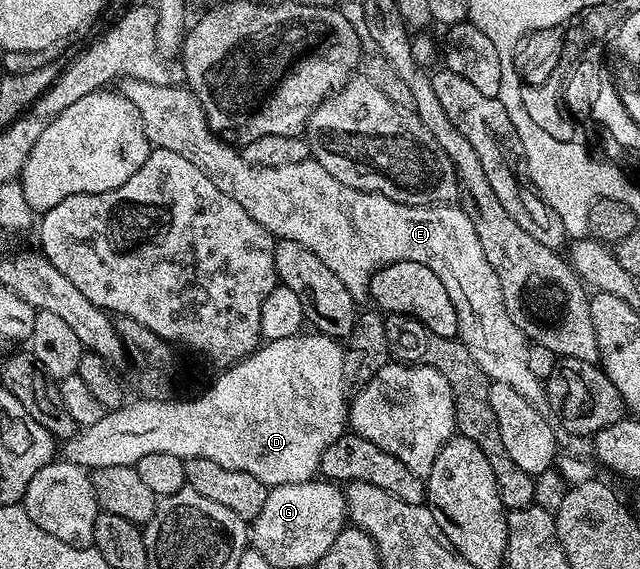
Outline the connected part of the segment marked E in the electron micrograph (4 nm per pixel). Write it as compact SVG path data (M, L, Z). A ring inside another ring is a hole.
M125 79L119 84L119 94L131 101L134 109L142 117L144 132L149 144L153 148L170 149L170 153L178 153L186 157L226 197L238 201L258 225L262 225L276 239L289 239L298 241L298 245L306 245L346 289L358 301L368 295L368 286L372 274L379 267L385 267L398 261L418 261L418 265L426 265L442 285L446 285L446 293L450 293L450 301L454 301L456 312L460 318L459 340L468 346L470 357L478 361L482 373L486 373L488 380L502 385L514 385L526 401L537 405L543 404L546 399L546 387L541 379L534 377L526 366L526 353L530 341L514 325L510 313L506 313L506 305L502 297L502 285L498 285L498 273L490 269L490 261L486 261L486 253L482 253L482 245L478 242L478 233L474 233L474 225L470 225L470 217L466 217L463 207L459 205L441 205L439 207L415 207L402 205L398 201L390 201L390 197L375 195L369 191L356 191L350 185L342 185L322 165L311 157L305 157L301 163L284 163L281 167L251 167L233 144L225 143L208 128L206 117L202 113L202 105L193 97L187 86L167 87L166 85L150 85L146 81Z

